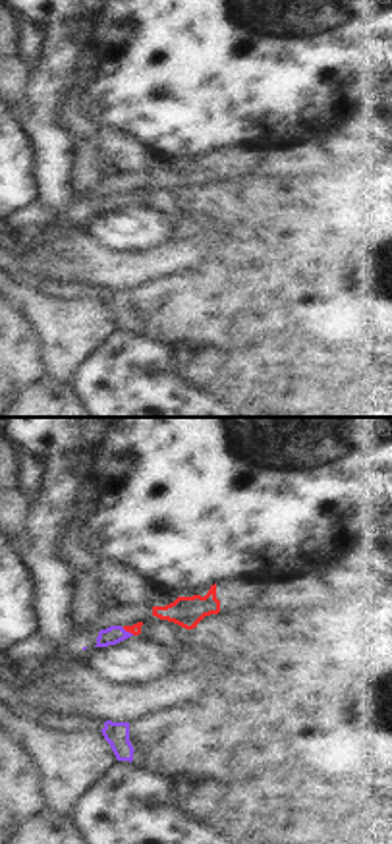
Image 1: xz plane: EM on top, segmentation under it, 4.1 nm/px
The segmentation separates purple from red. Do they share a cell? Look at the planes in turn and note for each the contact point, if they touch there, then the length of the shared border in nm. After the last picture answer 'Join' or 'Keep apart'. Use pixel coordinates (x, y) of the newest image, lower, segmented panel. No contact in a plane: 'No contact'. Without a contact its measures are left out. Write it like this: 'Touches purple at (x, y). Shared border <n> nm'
Touches purple at (128, 632). Shared border 60 nm

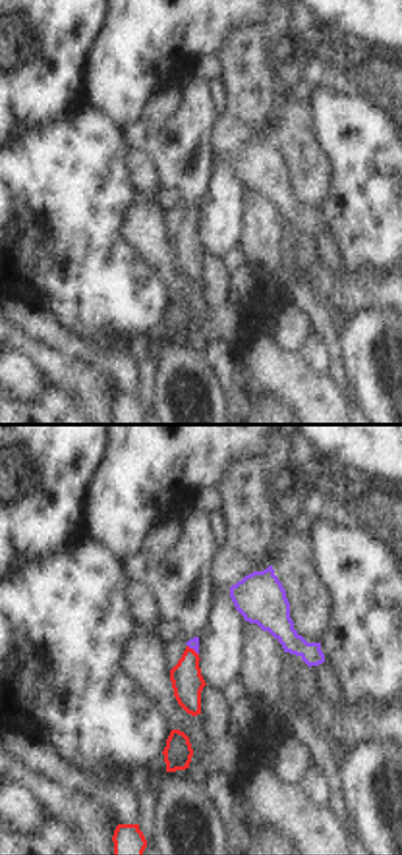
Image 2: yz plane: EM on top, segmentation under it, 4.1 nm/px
Touches purple at (194, 649). Shared border 60 nm

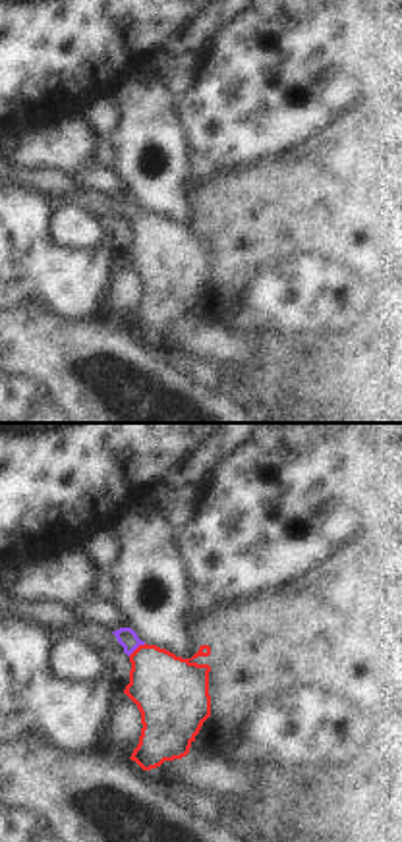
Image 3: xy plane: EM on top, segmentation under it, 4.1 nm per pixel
Touches purple at (136, 647). Shared border 90 nm

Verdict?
Join

